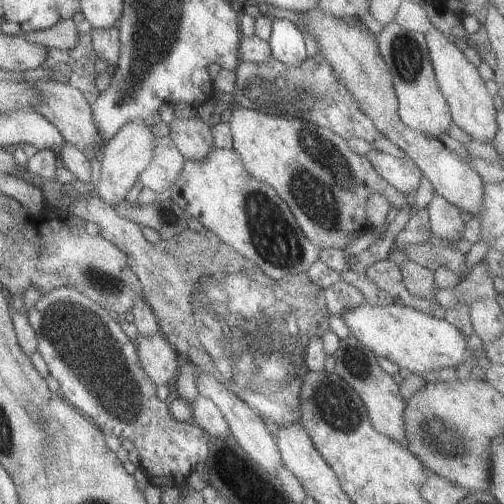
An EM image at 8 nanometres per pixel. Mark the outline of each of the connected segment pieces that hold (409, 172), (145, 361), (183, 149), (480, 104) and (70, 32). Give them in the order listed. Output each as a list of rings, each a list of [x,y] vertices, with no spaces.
[[[375,148],[369,150],[365,158],[383,182],[387,182],[393,190],[397,190],[403,196],[417,192],[417,188],[425,184],[419,168],[415,168],[415,164],[411,164],[411,160],[407,158],[393,158],[389,154],[377,152]]]
[[[155,334],[149,338],[137,338],[135,352],[143,374],[153,386],[169,386],[169,382],[177,378],[177,356],[163,336]]]
[[[199,116],[173,118],[167,124],[169,142],[183,156],[183,160],[203,158],[211,146],[211,128]]]
[[[431,28],[423,36],[427,40],[427,52],[429,52],[429,60],[433,66],[437,88],[451,114],[451,124],[459,128],[461,132],[465,132],[473,142],[491,144],[491,138],[497,132],[497,122],[495,122],[497,110],[493,104],[493,96],[487,92],[485,82],[479,78],[477,68],[463,58],[463,52],[457,50],[457,46],[449,42],[447,34],[443,34],[441,30]]]
[[[59,20],[57,24],[53,24],[47,30],[41,32],[29,32],[23,34],[23,38],[27,38],[29,42],[41,42],[47,50],[71,50],[77,44],[77,30],[73,26],[73,20]]]

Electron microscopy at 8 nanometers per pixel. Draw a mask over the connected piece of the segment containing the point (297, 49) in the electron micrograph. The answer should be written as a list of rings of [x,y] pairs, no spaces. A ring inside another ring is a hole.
[[[271,18],[271,34],[267,40],[271,60],[287,68],[299,68],[299,64],[307,60],[303,38],[305,36],[299,32],[299,28],[295,28],[293,22]]]

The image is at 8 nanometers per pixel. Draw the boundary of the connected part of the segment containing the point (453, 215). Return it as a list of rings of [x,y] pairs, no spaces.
[[[433,196],[427,198],[429,204],[425,206],[427,214],[429,214],[429,230],[431,236],[445,240],[447,242],[459,242],[461,240],[461,232],[463,232],[463,222],[461,222],[461,212],[451,206],[449,202],[445,202],[441,196]]]

